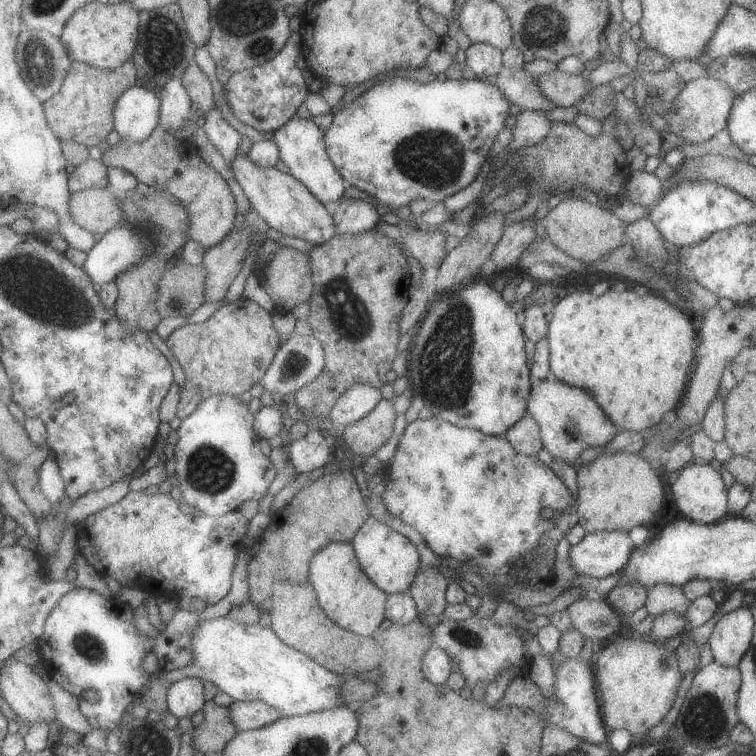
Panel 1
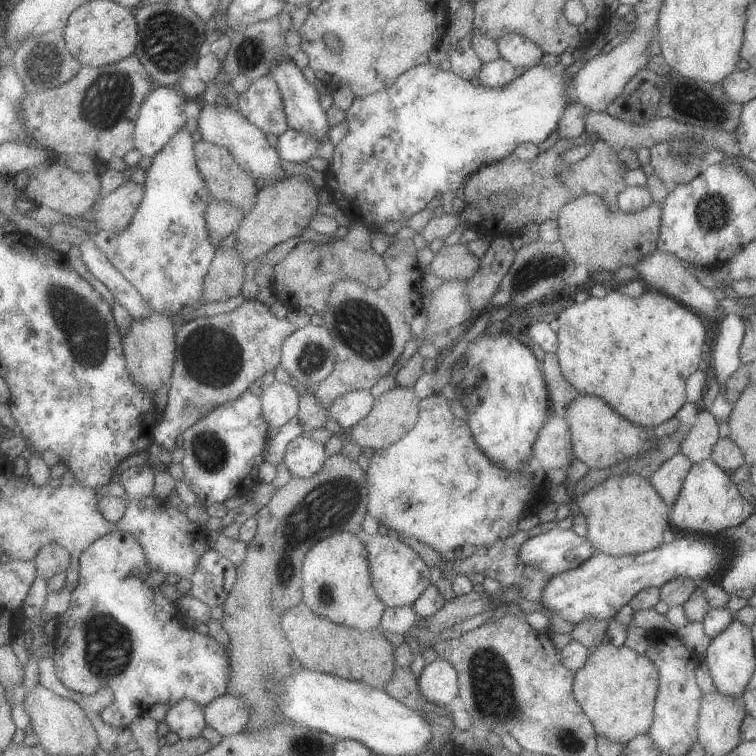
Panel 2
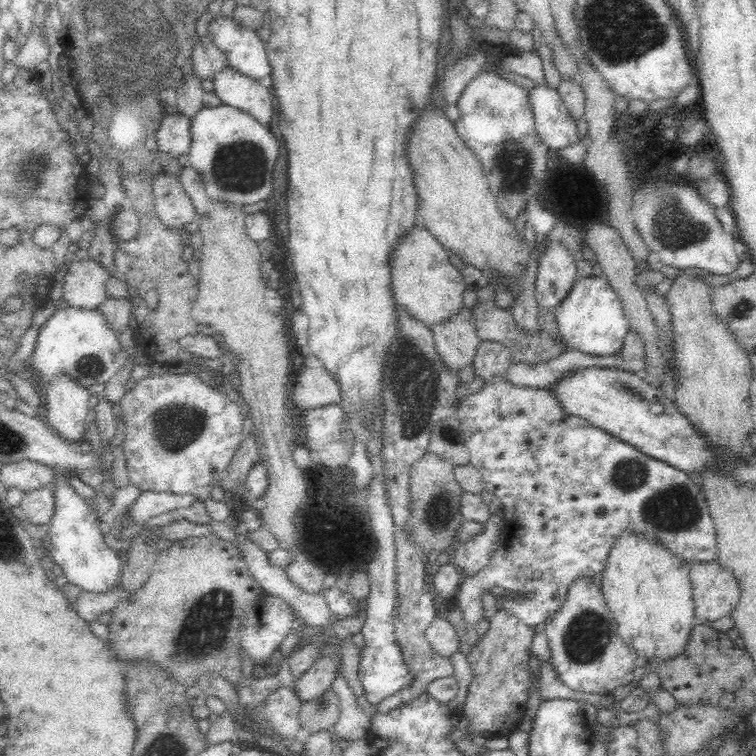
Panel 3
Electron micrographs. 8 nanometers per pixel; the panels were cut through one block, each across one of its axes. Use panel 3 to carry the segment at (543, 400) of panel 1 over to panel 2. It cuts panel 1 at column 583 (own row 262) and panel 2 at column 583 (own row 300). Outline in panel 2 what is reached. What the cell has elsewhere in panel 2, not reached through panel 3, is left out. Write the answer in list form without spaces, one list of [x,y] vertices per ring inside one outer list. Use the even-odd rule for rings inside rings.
[[[582,395],[575,398],[566,408],[564,418],[570,427],[574,458],[595,470],[612,467],[635,455],[651,451],[659,440],[650,429],[629,422],[617,414],[604,399],[595,396]]]

